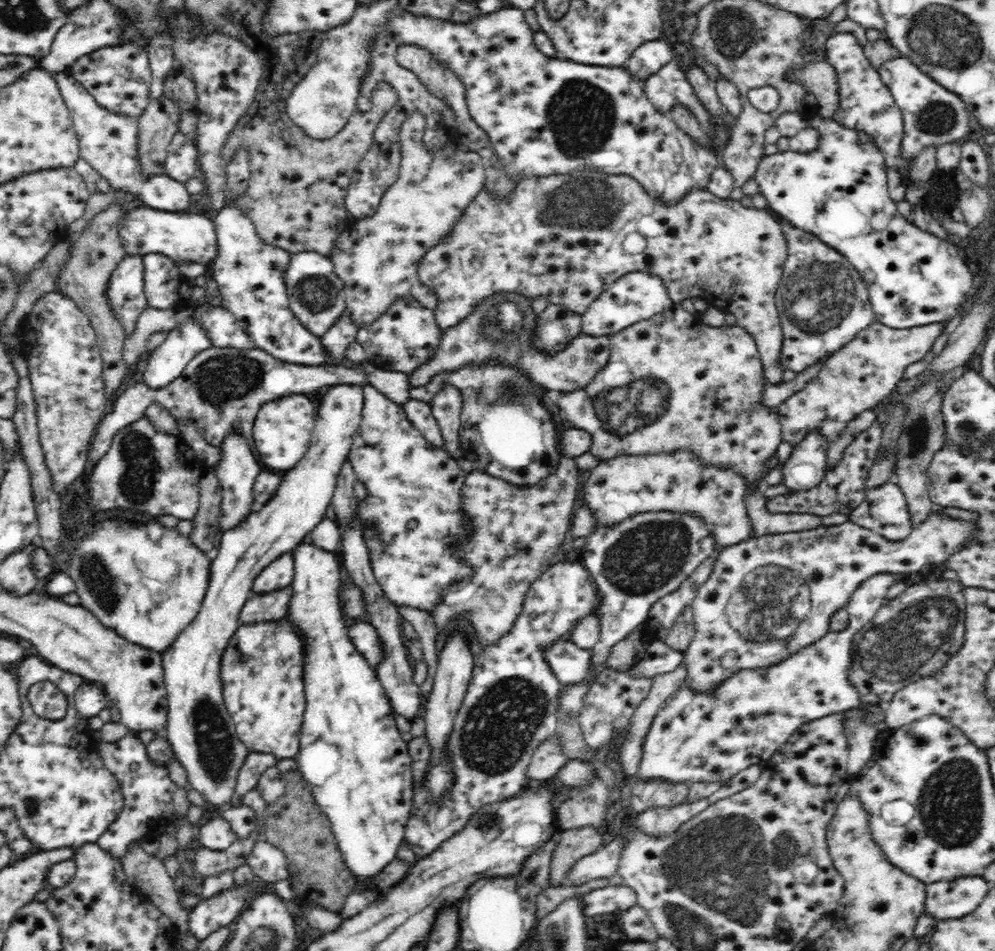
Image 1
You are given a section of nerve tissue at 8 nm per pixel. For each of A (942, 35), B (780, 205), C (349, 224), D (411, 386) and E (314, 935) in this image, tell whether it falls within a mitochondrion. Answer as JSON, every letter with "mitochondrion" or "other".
{"A":"mitochondrion","B":"other","C":"other","D":"other","E":"other"}

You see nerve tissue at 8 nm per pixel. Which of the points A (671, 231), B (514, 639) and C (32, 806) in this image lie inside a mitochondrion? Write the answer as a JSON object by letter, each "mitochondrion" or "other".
{"A":"other","B":"other","C":"mitochondrion"}

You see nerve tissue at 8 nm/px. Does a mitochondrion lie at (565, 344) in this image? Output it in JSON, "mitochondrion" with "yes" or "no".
{"mitochondrion":"no"}

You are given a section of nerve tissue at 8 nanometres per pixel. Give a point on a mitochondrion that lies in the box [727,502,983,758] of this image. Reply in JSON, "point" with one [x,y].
{"point":[897,648]}

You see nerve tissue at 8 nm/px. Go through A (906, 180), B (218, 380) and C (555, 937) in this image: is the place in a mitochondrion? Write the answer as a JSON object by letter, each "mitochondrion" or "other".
{"A":"other","B":"mitochondrion","C":"mitochondrion"}

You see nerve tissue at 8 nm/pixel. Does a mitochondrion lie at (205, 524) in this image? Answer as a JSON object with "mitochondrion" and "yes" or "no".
{"mitochondrion":"yes"}

